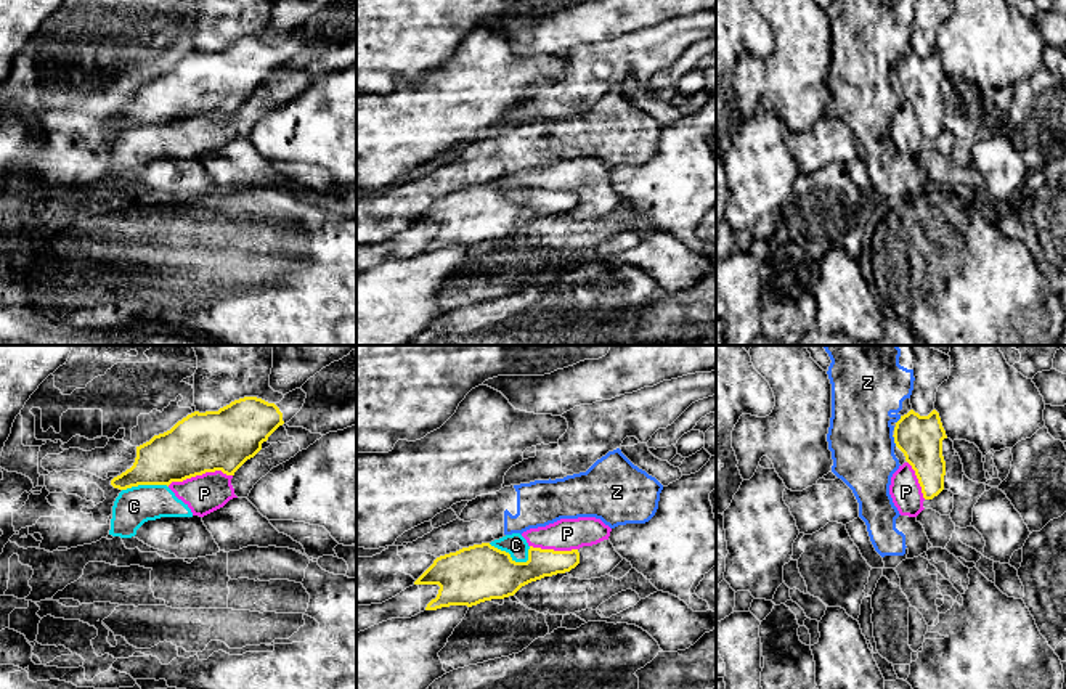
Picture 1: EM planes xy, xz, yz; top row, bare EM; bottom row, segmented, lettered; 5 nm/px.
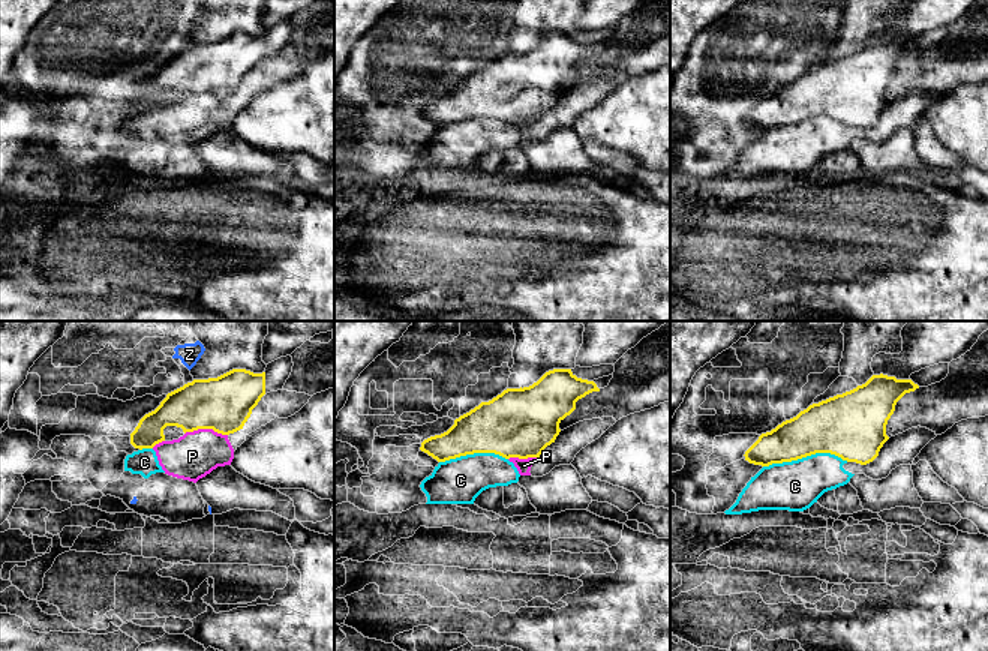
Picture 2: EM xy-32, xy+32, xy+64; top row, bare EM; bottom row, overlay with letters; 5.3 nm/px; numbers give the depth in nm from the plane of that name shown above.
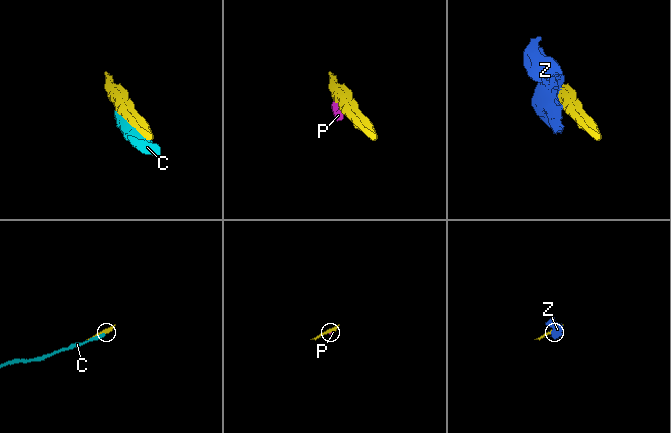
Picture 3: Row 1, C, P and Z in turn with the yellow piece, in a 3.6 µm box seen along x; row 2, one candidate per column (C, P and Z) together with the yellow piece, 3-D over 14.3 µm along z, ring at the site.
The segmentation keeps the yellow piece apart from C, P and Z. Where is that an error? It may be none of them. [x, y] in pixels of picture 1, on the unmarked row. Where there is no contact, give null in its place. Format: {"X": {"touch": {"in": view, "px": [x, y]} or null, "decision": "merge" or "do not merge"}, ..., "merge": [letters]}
{"C": {"touch": {"in": "xz", "px": [509, 195]}, "decision": "do not merge"}, "P": {"touch": {"in": "xy", "px": [199, 114]}, "decision": "do not merge"}, "Z": {"touch": {"in": "yz", "px": [895, 81]}, "decision": "do not merge"}, "merge": []}

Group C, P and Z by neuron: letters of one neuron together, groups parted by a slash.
C P / Z

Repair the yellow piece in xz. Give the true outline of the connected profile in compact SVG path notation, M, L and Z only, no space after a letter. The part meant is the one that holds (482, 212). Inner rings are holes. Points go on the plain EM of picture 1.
M482 183L437 198L414 225L440 226L425 251L472 247L514 236L528 223L570 212L578 204L578 190L554 191L530 186L528 201L515 202L509 193Z

